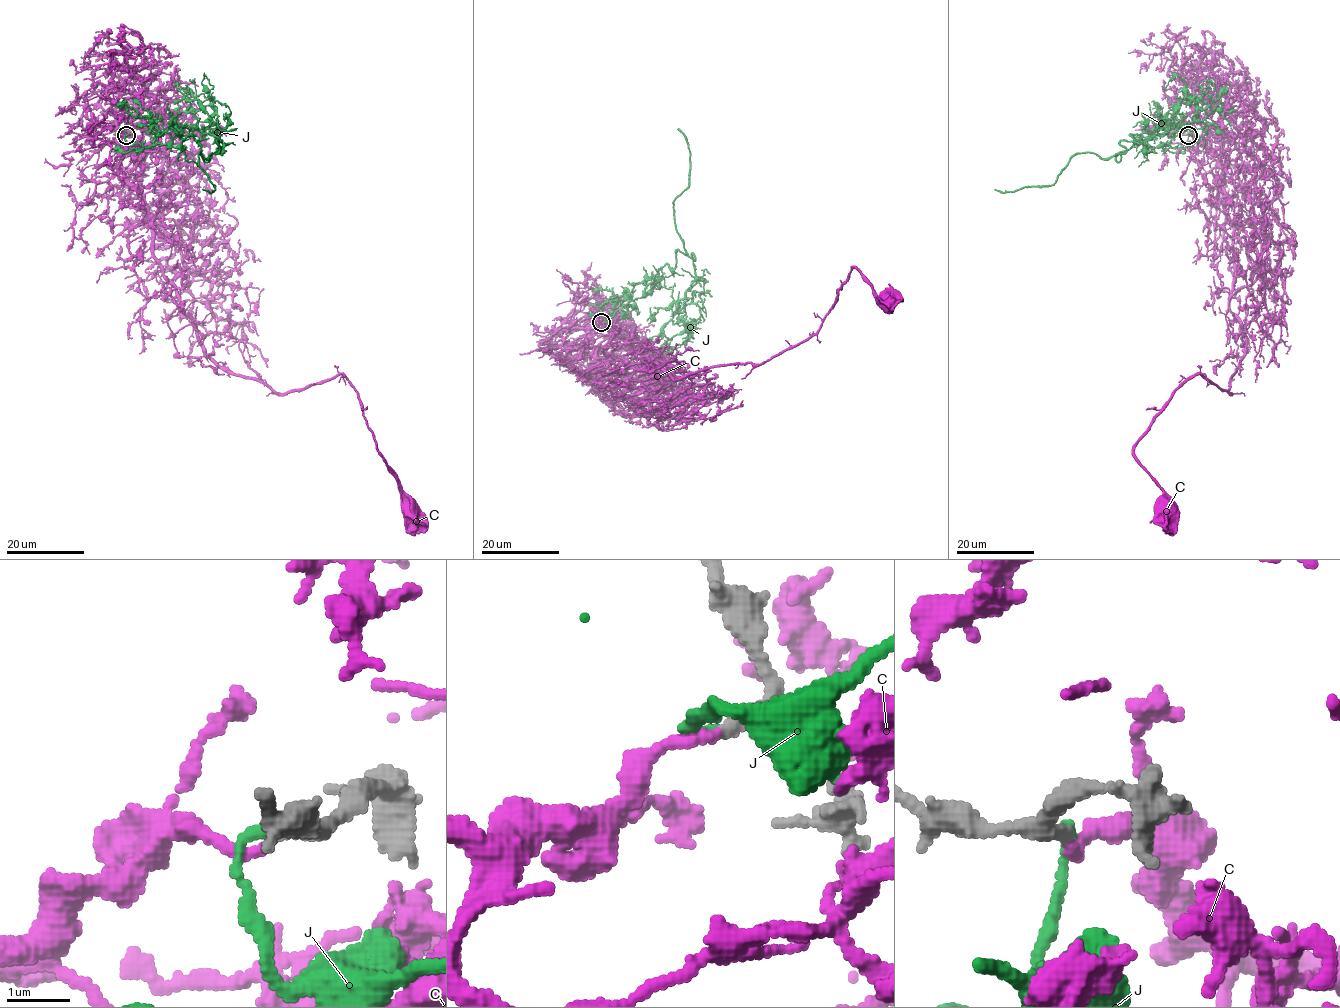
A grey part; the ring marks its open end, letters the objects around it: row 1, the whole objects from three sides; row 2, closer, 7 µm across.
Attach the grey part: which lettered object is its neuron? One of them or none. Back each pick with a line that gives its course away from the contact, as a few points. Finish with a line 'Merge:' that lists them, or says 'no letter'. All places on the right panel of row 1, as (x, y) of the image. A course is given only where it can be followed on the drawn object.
C: course (1188, 134), (1222, 168), (1235, 266), (1229, 309), (1245, 350), (1230, 393), (1189, 377), (1134, 449), (1168, 510)
Merge: C

